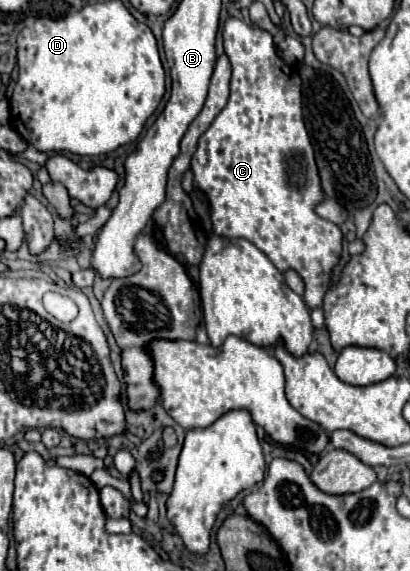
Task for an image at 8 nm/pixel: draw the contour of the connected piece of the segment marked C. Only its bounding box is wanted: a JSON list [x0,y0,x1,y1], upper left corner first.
[192,17,342,307]

